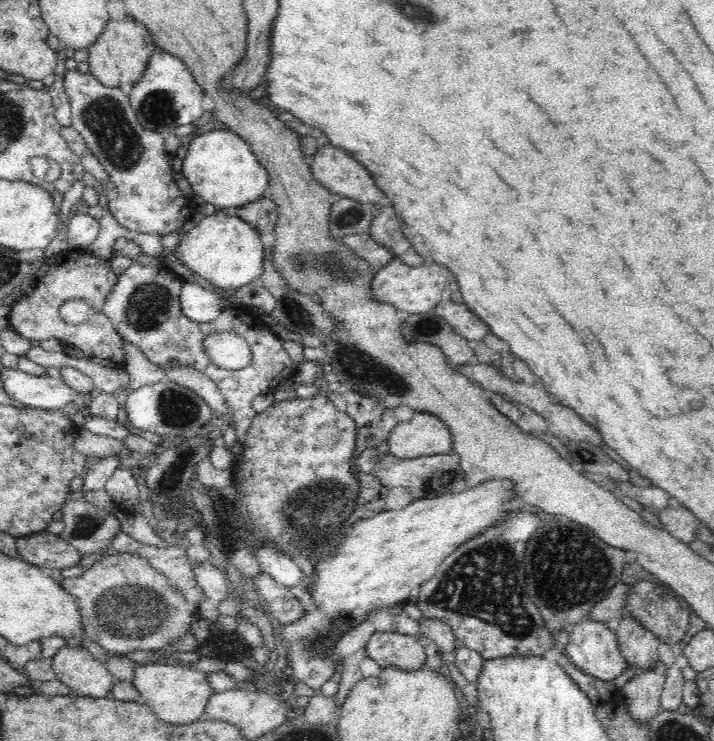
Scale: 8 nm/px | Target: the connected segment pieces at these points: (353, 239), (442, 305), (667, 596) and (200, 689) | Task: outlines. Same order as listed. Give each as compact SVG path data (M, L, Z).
M370 232L346 236L341 240L344 245L348 245L358 256L362 256L368 265L372 266L374 274L396 257L390 248L378 244Z
M442 297L434 311L438 316L443 316L456 330L456 333L466 337L468 341L482 341L487 335L492 334L489 324L470 312L468 306L462 302L454 302Z
M644 579L629 586L628 596L624 600L623 614L632 618L633 622L640 623L644 630L656 635L659 642L666 642L669 645L681 644L690 626L690 613L690 609L683 608L682 604L662 586Z
M147 664L136 666L133 684L145 703L160 718L172 724L188 724L200 720L205 714L205 705L213 691L202 671L172 664Z

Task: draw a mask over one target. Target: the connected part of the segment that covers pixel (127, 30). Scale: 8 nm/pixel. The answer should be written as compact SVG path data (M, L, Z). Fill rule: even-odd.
M132 16L121 20L108 19L104 30L87 48L89 57L89 73L93 74L102 84L115 85L125 92L136 84L136 80L145 70L149 57L156 49L152 34L148 32L148 27L140 20Z

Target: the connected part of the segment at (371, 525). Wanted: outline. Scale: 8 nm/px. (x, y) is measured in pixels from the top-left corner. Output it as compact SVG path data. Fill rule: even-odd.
M493 478L493 480L482 481L480 485L472 487L464 487L458 492L448 492L440 496L416 499L412 501L408 506L400 508L398 510L392 511L382 511L380 514L373 516L372 518L362 519L358 522L355 522L350 528L348 533L348 540L344 539L344 548L339 548L340 552L338 556L335 556L335 559L330 560L319 560L314 565L315 579L308 583L310 585L310 592L312 598L314 598L315 609L311 611L305 610L305 614L302 618L293 623L281 624L280 637L278 640L284 639L288 642L287 644L287 658L290 662L290 667L293 669L293 681L302 681L304 684L308 685L310 688L314 689L317 693L321 693L322 686L325 682L331 680L331 677L335 673L335 663L334 659L330 658L328 653L331 653L332 644L348 630L356 628L372 610L382 609L383 607L394 607L395 605L403 605L407 599L415 593L421 584L428 582L438 570L438 567L442 564L443 560L446 560L452 552L454 552L458 546L468 542L470 538L474 539L474 536L478 536L480 532L484 532L488 526L494 526L498 522L502 522L510 512L512 508L508 508L506 504L510 504L514 498L518 498L518 492L515 491L516 482L504 478Z

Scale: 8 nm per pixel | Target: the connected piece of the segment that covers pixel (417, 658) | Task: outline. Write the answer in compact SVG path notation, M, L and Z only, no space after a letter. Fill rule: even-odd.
M375 632L365 645L367 656L375 660L381 668L418 671L426 665L424 646L416 637L397 632Z

